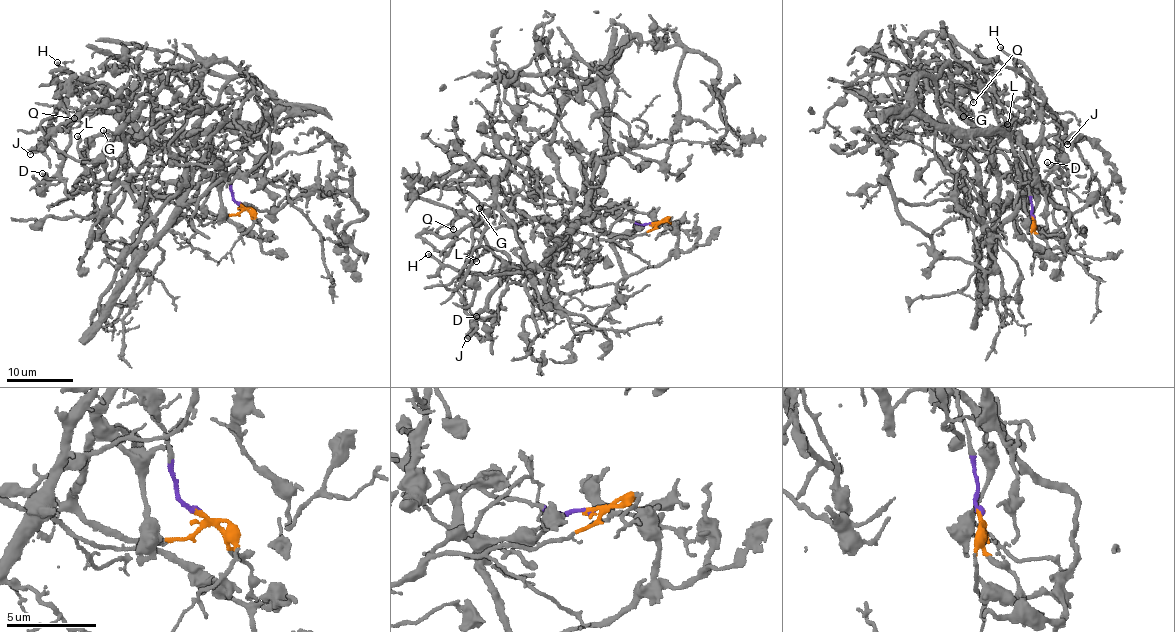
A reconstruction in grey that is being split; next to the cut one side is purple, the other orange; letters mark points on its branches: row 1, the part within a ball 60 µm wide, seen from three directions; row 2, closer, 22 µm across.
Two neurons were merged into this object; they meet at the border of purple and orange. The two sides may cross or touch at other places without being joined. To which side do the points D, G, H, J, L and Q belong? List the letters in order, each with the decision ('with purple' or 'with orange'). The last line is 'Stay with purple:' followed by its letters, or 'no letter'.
D: with orange
G: with orange
H: with purple
J: with purple
L: with orange
Q: with purple
Stay with purple: H, J, Q

